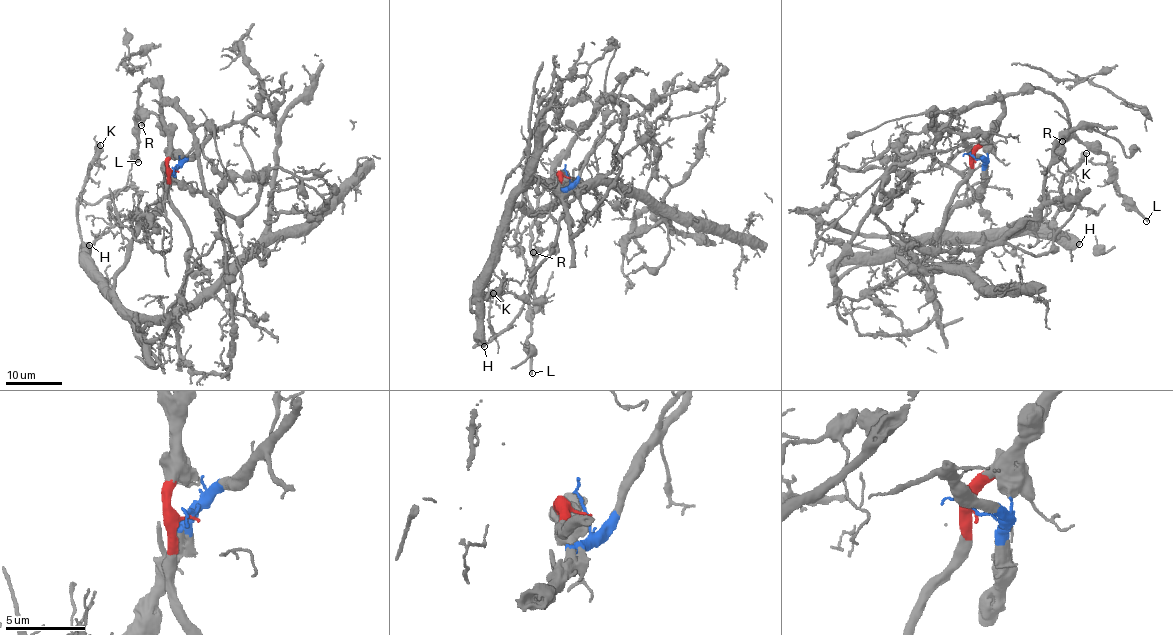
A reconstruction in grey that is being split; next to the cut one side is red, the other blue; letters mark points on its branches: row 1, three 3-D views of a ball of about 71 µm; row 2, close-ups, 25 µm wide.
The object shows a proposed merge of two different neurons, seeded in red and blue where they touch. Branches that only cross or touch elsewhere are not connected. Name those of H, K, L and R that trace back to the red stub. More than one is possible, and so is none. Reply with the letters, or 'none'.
L, R

